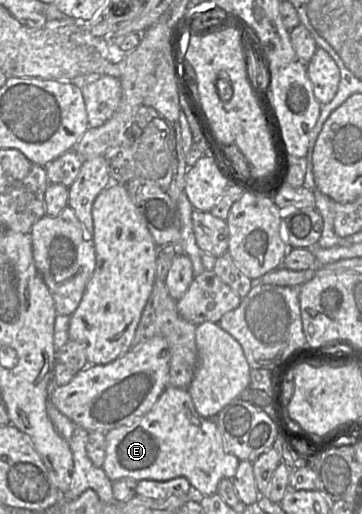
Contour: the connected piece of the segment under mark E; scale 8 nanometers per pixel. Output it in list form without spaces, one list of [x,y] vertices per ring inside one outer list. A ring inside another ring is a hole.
[[[167,387],[150,412],[131,425],[108,431],[105,433],[105,440],[106,453],[102,469],[112,482],[122,478],[131,478],[138,482],[169,481],[177,477],[185,477],[192,487],[204,496],[209,496],[216,494],[221,479],[232,479],[235,476],[240,463],[235,455],[227,451],[217,425],[199,415],[187,389]]]

